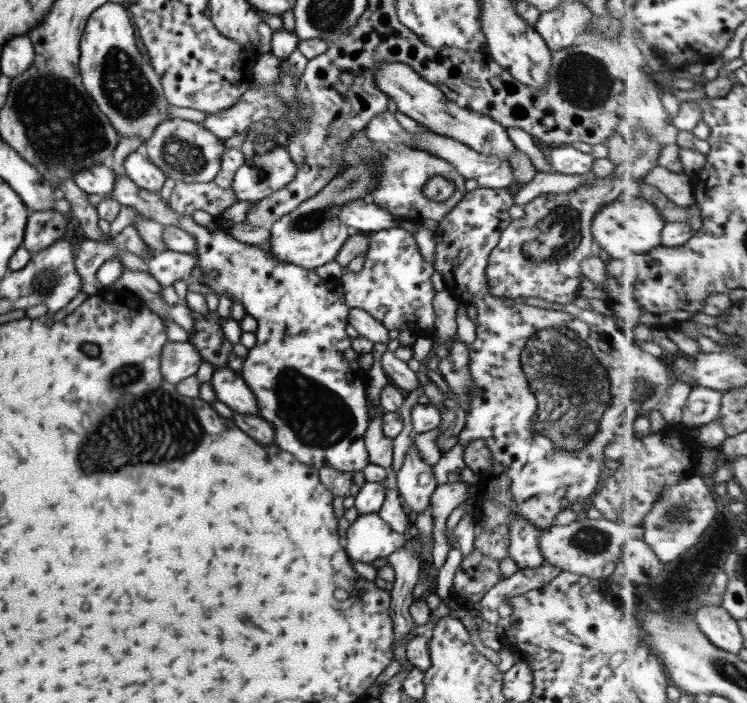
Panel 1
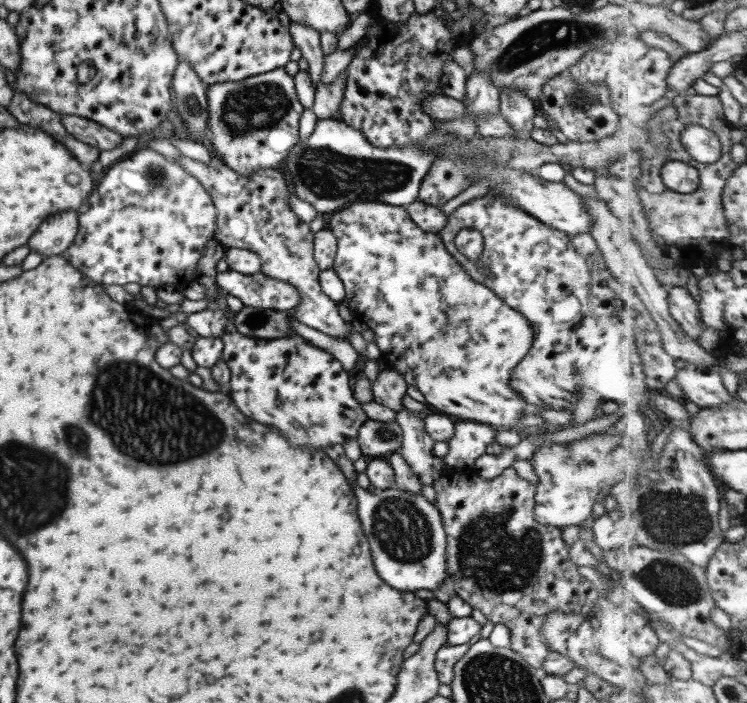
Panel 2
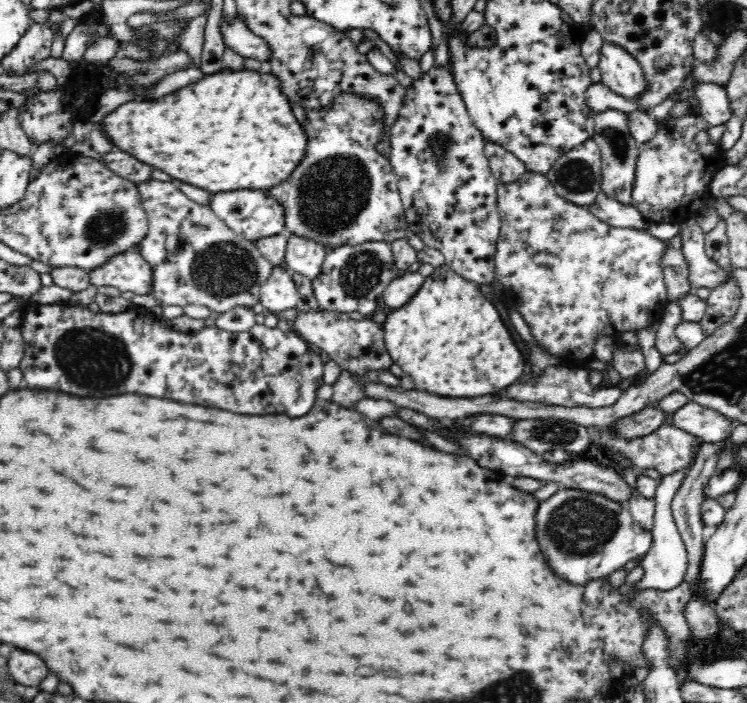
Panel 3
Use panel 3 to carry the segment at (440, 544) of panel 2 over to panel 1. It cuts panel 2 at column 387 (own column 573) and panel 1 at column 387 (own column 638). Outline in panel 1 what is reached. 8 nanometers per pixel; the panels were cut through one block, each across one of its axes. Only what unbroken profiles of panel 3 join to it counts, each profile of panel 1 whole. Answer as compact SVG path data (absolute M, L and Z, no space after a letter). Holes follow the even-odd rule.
M378 513L360 515L347 530L345 551L356 562L371 563L376 558L387 558L407 544L407 536L398 534L384 522Z

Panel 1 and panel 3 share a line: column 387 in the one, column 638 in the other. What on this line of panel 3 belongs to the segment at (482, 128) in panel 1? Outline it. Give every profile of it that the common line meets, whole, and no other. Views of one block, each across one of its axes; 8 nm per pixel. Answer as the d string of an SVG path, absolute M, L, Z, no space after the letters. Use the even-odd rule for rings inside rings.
M605 42L600 49L599 63L601 81L616 94L634 99L647 87L641 64L622 47Z

